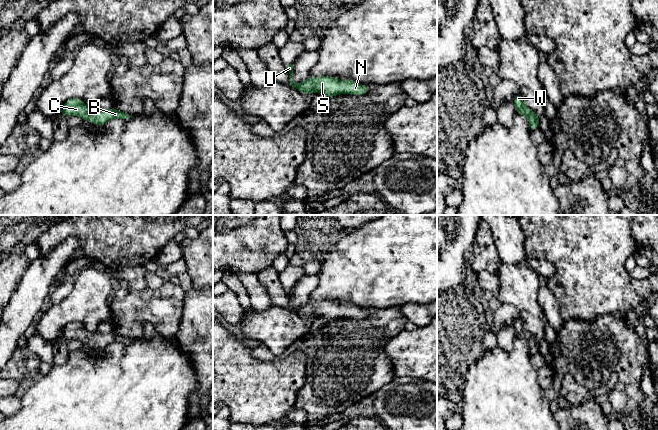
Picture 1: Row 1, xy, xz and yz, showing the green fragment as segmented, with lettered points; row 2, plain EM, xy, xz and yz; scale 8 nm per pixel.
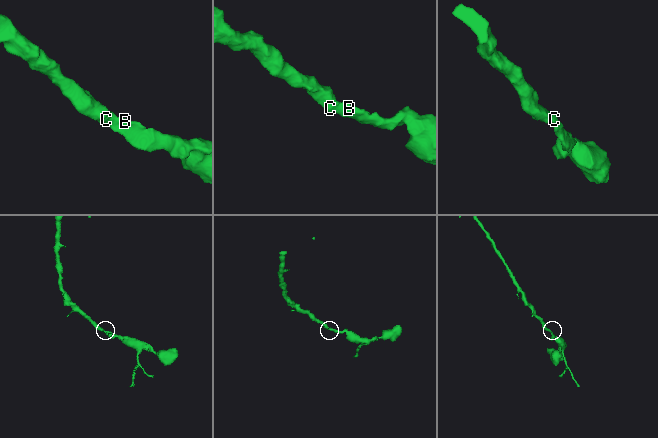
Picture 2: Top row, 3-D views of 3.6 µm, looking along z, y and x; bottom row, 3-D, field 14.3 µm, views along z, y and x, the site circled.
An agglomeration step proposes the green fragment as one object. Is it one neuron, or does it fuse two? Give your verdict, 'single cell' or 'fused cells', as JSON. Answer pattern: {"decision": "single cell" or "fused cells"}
{"decision": "single cell"}

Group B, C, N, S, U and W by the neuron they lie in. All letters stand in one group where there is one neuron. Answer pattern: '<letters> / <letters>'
B C N S U W

